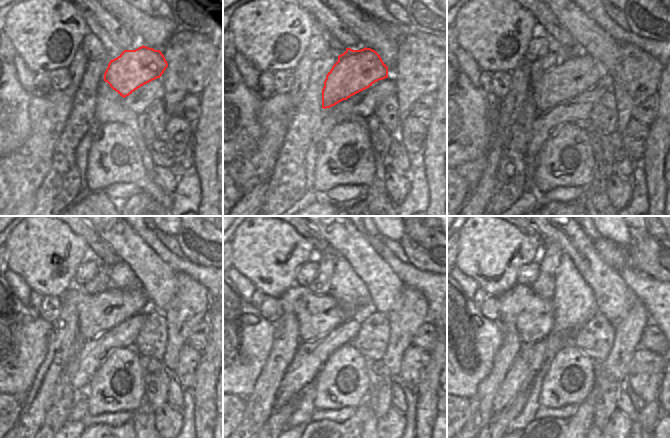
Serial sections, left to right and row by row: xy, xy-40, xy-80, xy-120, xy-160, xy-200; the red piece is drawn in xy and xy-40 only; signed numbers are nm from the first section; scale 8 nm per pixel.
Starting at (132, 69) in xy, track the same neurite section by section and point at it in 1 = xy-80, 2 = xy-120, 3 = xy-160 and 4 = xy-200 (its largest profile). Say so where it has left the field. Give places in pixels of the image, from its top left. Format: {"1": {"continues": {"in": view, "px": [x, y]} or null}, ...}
{"1": {"continues": {"in": "xy-80", "px": [574, 74]}}, "2": {"continues": {"in": "xy-120", "px": [97, 313]}}, "3": {"continues": {"in": "xy-160", "px": [317, 315]}}, "4": {"continues": {"in": "xy-200", "px": [532, 316]}}}

